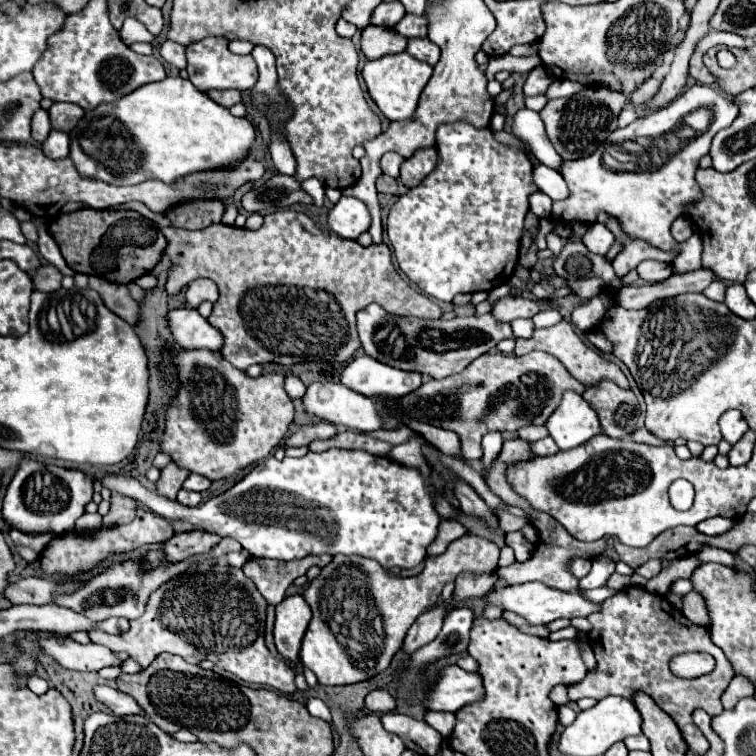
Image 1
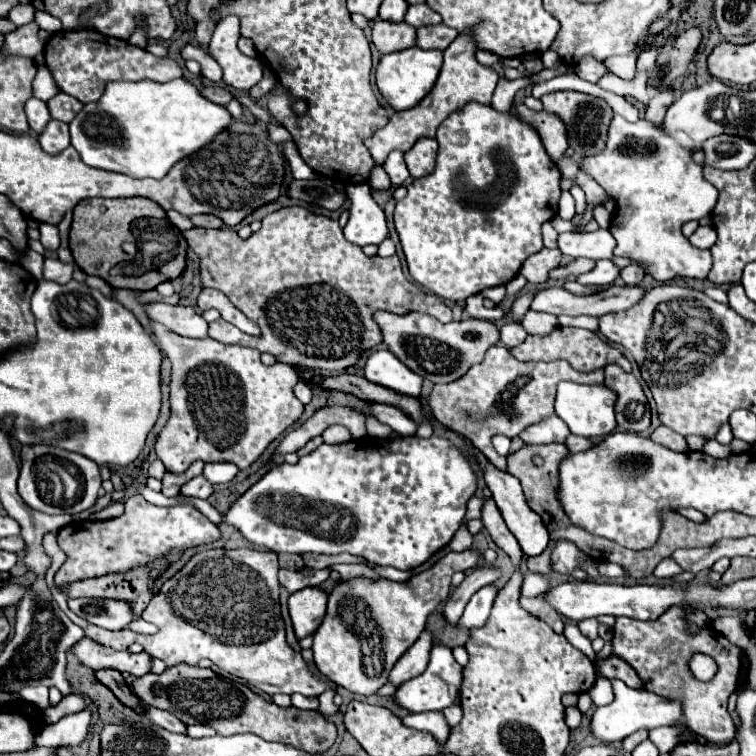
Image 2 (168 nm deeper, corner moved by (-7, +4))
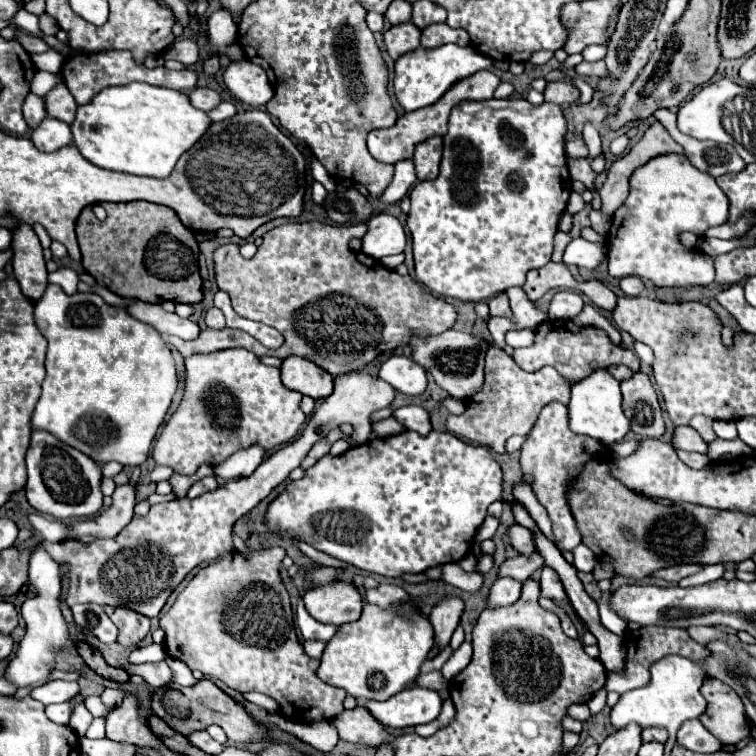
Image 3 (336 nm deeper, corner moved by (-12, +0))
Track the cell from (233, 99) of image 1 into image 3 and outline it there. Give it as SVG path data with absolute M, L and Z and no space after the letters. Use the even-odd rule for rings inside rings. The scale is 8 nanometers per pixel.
M196 87L188 99L200 111L212 111L222 101L214 89L202 89L202 87Z

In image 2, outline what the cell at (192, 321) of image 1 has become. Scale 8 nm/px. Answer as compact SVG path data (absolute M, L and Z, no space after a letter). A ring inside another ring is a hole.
M151 303L145 305L145 313L149 319L163 323L167 329L175 331L183 337L205 339L207 337L207 321L187 305L167 305L167 303Z

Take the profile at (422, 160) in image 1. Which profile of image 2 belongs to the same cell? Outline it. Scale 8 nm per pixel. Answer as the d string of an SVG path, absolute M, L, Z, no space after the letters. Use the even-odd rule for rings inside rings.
M419 139L409 153L405 153L405 163L413 179L421 179L435 169L437 161L437 141L435 139Z

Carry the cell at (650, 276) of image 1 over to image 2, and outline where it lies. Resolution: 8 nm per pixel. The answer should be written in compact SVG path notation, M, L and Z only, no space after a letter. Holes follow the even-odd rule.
M599 229L595 233L561 233L559 235L559 251L569 257L589 257L589 259L610 259L619 269L633 264L630 259L615 257L615 237L609 229Z

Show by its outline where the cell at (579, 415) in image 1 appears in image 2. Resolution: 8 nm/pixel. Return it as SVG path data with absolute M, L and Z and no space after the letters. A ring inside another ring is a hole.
M563 381L557 387L555 413L567 423L573 435L581 437L605 437L615 429L615 393L603 385L579 385L571 381Z

